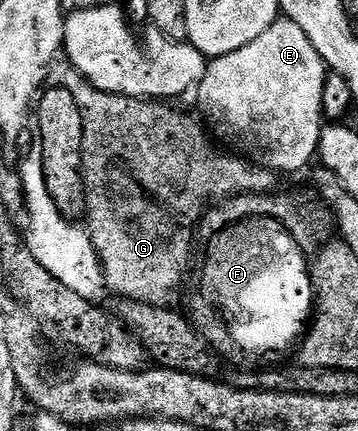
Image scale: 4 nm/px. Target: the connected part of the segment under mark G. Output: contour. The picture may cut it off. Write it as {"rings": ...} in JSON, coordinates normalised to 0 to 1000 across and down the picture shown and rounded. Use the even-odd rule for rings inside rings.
{"rings":[[[209,158],[187,160],[162,165],[154,188],[209,223],[229,260],[229,401],[246,497],[240,531],[288,617],[288,652],[349,694],[455,703],[458,668],[469,680],[486,680],[525,636],[525,615],[536,608],[536,550],[547,534],[553,543],[553,527],[587,478],[581,466],[659,455],[673,445],[757,443],[774,406],[757,392],[735,394],[682,367],[612,357],[592,341],[570,304],[573,285],[556,271],[534,274],[458,232],[279,211]]]}

